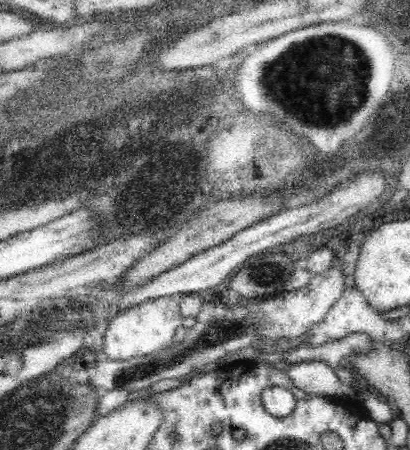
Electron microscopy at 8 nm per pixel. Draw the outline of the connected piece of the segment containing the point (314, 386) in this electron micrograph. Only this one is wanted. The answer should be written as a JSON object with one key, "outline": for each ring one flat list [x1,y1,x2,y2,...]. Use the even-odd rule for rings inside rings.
{"outline":[[300,361,287,371,287,375,308,395,334,398,347,392,334,369,320,361]]}

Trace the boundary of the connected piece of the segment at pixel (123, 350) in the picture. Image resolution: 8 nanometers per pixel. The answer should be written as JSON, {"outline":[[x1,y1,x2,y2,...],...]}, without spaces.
{"outline":[[170,296,145,300,119,311,109,320,99,358,130,360,166,349,173,342,177,328,183,326,183,320,179,313,179,304]]}

